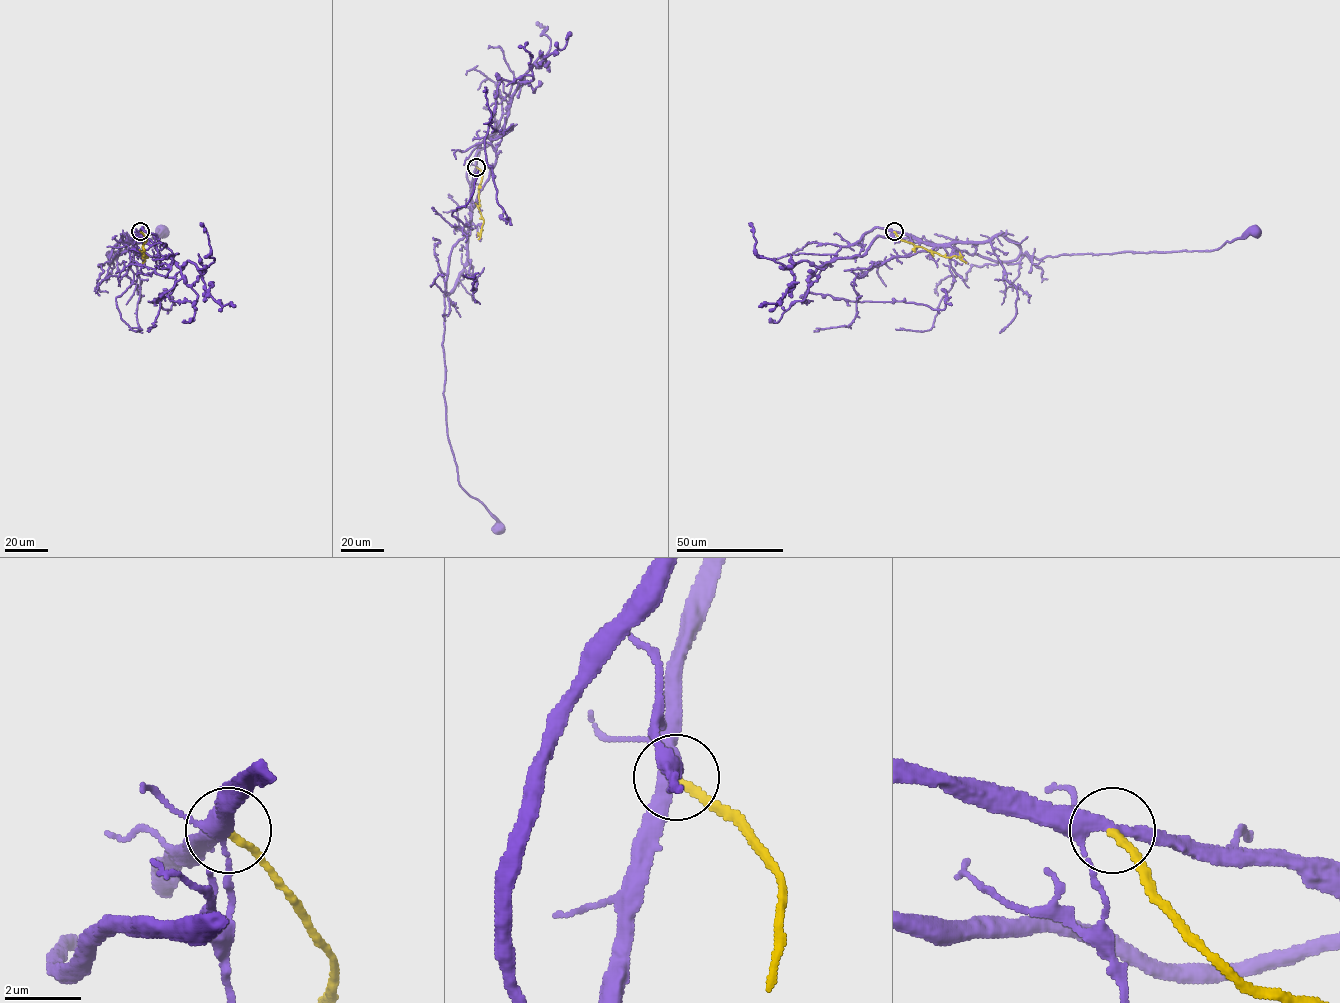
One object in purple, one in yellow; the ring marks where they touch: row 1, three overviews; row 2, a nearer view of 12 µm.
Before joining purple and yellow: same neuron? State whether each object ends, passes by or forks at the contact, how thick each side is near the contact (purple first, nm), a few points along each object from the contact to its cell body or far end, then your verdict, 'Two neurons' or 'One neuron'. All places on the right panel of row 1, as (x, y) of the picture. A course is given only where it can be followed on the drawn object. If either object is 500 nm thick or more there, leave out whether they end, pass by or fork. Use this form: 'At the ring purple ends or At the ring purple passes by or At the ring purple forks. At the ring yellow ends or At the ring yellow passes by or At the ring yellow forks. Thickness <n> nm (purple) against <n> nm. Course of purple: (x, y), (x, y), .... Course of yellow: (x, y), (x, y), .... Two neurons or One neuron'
At the ring purple forks. At the ring yellow ends. Thickness 300 nm (purple) against 220 nm. Course of purple: (894, 231), (999, 261), (1015, 260), (1021, 253), (1041, 259), (1080, 253), (1211, 251), (1254, 227), (1255, 230). Course of yellow: (894, 231), (901, 239), (947, 257), (956, 256), (966, 262). Two neurons

